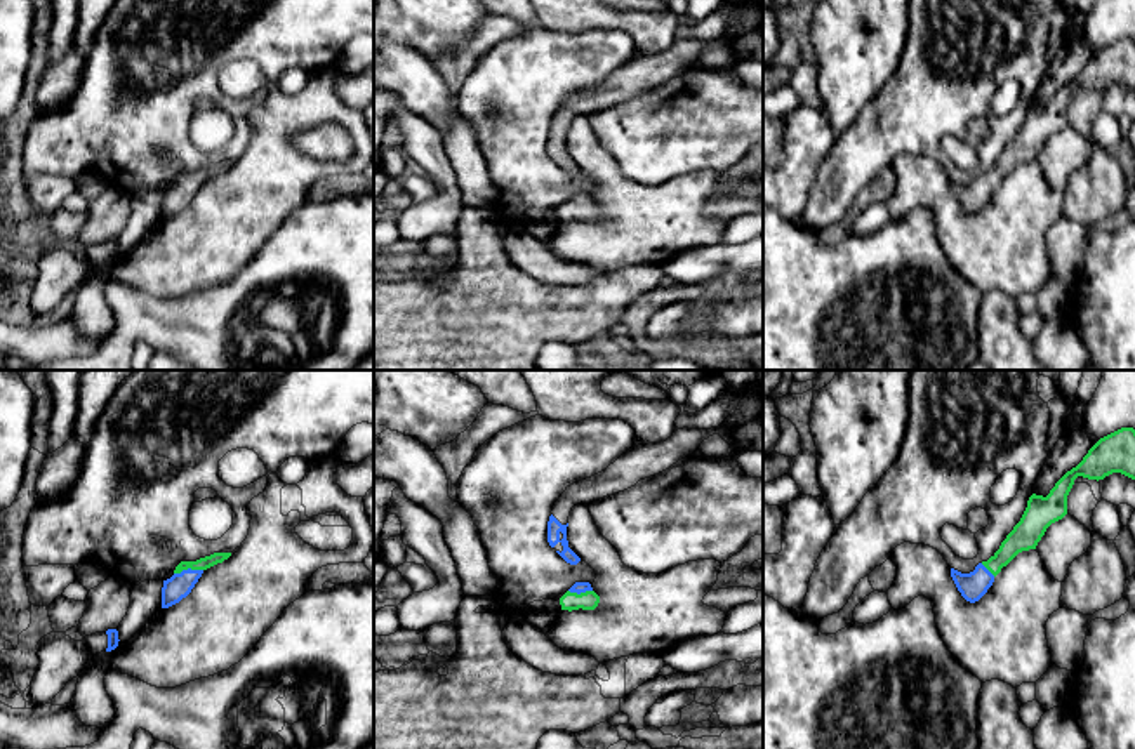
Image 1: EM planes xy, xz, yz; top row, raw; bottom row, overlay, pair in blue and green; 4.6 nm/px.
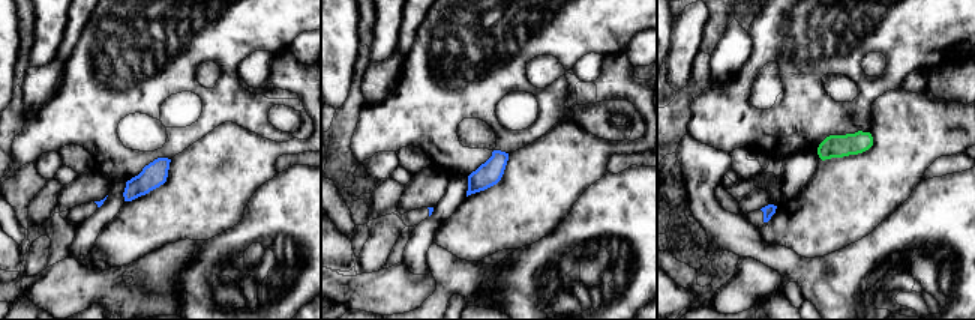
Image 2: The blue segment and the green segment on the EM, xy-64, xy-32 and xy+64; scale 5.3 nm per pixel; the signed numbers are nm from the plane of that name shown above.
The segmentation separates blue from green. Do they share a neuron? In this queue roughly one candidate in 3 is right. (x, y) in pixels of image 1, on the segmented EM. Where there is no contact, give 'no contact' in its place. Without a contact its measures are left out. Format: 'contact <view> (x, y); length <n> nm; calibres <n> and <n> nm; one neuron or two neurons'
contact xy (188, 569); length 140 nm; calibres 120 and 60 nm; one neuron

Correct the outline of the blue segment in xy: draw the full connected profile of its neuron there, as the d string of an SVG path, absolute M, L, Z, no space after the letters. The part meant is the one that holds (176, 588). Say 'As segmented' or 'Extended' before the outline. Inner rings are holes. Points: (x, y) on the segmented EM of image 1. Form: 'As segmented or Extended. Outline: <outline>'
Extended. Outline: M214 553L196 561L181 561L174 575L163 580L162 608L169 608L186 598L207 568L222 563L229 556L231 553Z

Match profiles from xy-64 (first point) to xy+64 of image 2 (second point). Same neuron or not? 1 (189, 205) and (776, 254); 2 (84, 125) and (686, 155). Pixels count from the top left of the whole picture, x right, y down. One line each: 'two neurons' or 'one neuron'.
1: two neurons
2: two neurons

